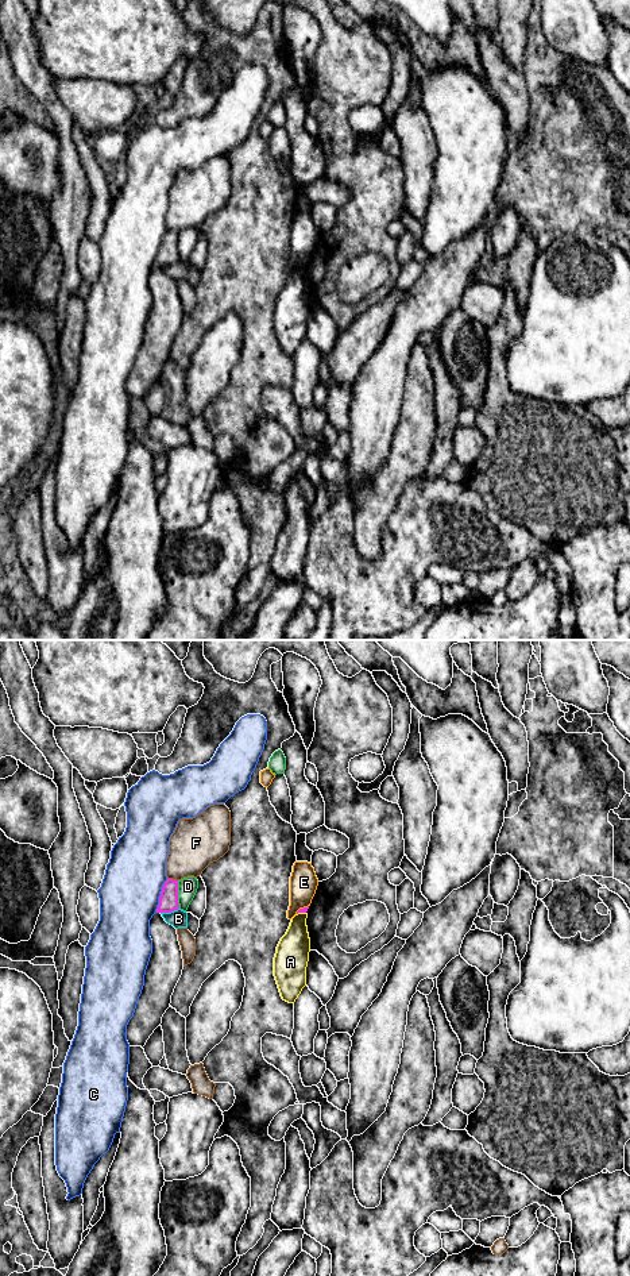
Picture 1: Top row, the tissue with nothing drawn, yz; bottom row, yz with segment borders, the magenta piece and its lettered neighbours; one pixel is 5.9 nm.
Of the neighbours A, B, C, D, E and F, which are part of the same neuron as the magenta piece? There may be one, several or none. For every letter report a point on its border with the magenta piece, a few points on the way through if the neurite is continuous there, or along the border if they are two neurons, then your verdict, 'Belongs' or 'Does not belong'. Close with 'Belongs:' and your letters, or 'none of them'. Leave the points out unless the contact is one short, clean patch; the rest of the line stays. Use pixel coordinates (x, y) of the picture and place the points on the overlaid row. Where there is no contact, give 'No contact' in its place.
A: Touches magenta at yz (301, 912). Boundary: yz (305, 912), (297, 914). Does not belong
B: Touches magenta at yz (169, 912). Does not belong
C: Touches magenta at yz (161, 895). Does not belong
D: Touches magenta at yz (177, 894). Does not belong
E: Touches magenta at yz (301, 909). Does not belong
F: Touches magenta at yz (172, 879). Does not belong
Belongs: none of them

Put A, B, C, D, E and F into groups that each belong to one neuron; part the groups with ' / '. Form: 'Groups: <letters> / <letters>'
Groups: A / B / C / D / E / F

